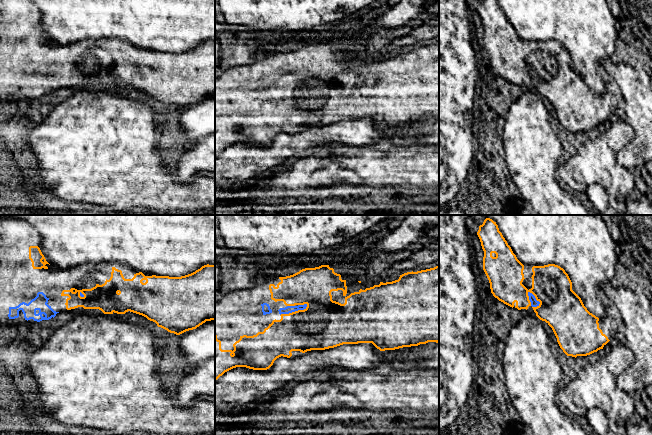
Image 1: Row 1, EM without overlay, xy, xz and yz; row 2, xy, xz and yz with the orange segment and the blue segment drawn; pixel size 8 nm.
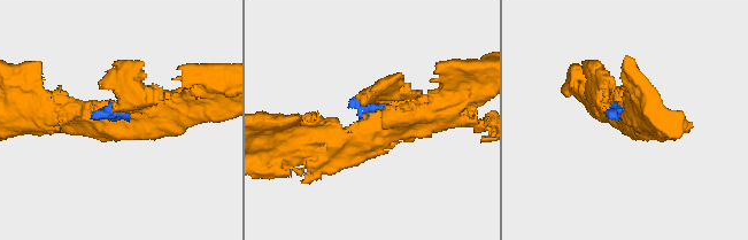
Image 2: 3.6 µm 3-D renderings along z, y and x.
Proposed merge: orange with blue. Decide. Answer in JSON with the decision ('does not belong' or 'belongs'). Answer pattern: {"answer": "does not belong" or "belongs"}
{"answer": "belongs"}

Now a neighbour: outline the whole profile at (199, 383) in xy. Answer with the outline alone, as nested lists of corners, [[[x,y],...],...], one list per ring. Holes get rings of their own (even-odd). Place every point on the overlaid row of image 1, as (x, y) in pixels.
[[[215,357],[194,367],[176,386],[180,407],[189,407],[196,399],[215,399]]]

